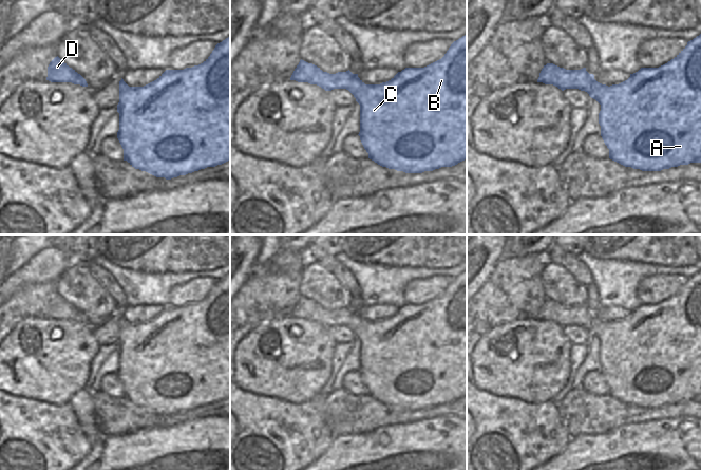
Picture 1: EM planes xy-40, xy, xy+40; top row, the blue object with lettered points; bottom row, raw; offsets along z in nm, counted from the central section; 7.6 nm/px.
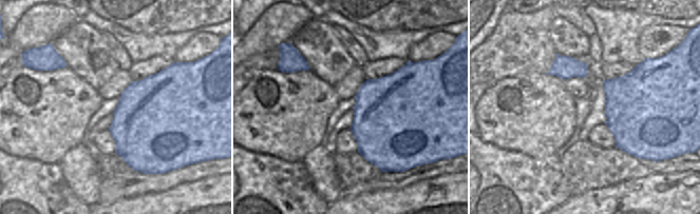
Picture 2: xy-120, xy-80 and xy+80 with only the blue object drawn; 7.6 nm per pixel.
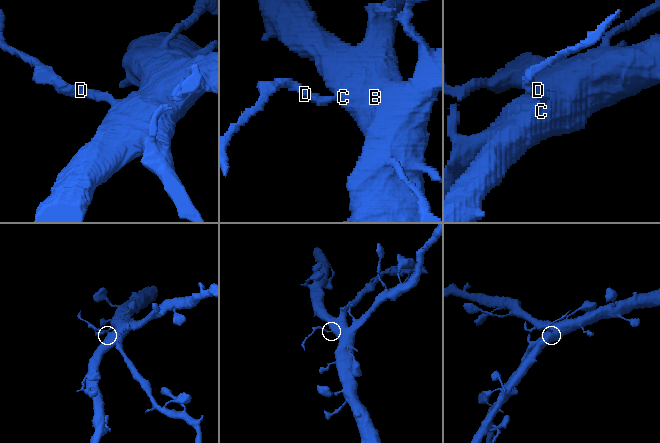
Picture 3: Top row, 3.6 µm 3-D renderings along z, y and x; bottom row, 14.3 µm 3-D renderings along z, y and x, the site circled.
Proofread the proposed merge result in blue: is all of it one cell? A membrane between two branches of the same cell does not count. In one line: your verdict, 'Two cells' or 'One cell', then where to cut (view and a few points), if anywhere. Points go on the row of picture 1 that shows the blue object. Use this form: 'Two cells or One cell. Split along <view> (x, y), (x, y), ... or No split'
Two cells. Split along xy+40 (590, 74), (587, 92).

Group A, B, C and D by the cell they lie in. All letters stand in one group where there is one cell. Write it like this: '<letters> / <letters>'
A B C / D

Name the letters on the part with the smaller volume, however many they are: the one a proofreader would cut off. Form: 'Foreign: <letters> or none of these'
Foreign: D

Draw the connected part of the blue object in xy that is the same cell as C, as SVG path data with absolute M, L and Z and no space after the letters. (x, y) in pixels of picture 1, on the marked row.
M467 35L454 41L441 59L424 68L405 68L386 82L365 84L354 74L349 92L360 105L358 135L368 158L378 165L405 173L422 173L467 159Z

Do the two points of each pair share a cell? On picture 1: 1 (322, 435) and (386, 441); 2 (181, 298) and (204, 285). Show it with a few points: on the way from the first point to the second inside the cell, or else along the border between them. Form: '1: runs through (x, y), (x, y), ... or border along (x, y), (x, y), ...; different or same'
1: border along (335, 435), (328, 447), (319, 456); different
2: runs through (186, 293), (199, 288); same

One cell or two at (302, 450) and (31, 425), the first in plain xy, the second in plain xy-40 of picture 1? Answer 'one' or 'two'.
one

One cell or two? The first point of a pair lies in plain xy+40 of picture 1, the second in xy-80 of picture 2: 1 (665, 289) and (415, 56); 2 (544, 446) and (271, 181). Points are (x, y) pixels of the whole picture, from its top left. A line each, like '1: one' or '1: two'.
1: one
2: one

